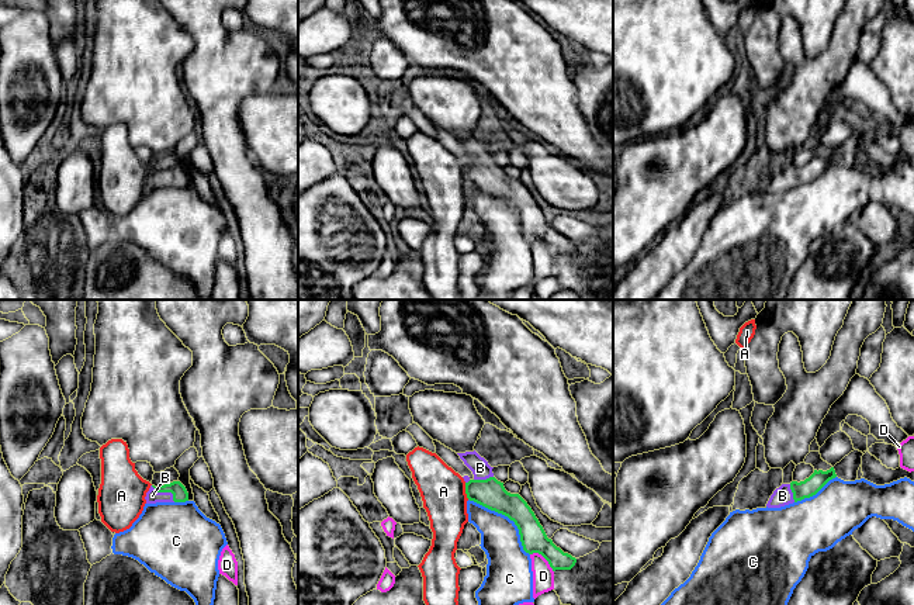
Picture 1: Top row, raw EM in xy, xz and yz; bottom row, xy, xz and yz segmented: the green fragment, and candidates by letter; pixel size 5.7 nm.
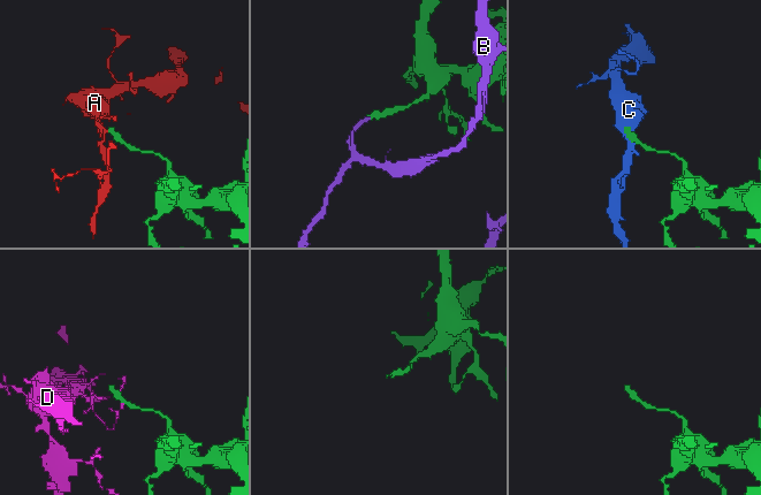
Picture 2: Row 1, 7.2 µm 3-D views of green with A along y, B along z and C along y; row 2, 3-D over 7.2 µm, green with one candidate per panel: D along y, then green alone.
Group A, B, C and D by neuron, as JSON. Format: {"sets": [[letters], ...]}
{"sets": [["A"], ["B"], ["C"], ["D"]]}

